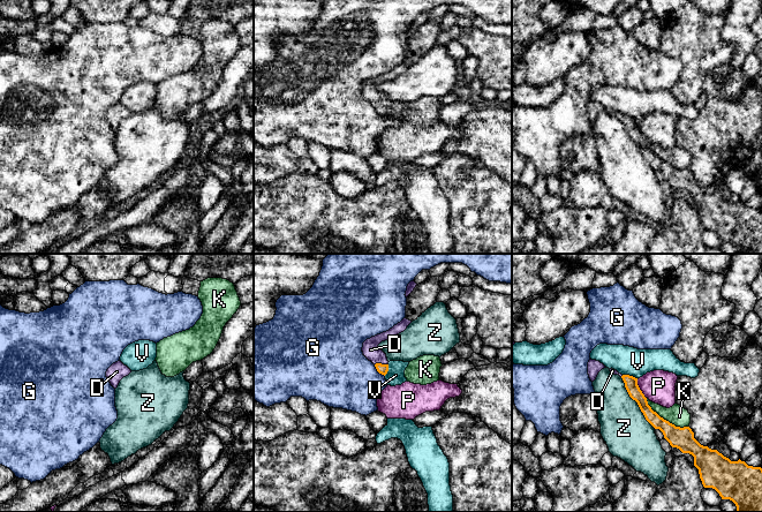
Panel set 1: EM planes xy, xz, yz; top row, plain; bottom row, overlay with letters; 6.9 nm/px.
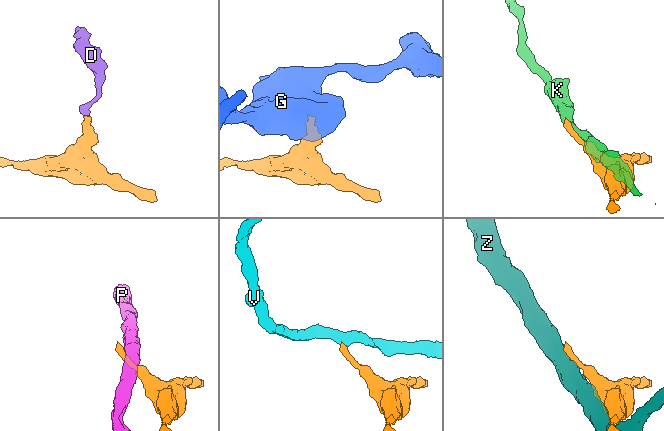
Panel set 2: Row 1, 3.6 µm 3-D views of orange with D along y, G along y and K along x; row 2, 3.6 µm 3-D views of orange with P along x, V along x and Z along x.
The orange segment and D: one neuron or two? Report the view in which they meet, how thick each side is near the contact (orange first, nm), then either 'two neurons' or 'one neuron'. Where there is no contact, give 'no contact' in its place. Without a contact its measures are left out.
xz | 70/120 nm | one neuron

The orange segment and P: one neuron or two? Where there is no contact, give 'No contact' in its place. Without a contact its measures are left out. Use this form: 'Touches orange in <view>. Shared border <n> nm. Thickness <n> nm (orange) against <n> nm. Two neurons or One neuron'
Touches orange in yz. Shared border 150 nm. Thickness 100 nm (orange) against 220 nm. Two neurons

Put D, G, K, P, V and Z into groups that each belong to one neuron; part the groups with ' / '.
D / G / K / P / V / Z

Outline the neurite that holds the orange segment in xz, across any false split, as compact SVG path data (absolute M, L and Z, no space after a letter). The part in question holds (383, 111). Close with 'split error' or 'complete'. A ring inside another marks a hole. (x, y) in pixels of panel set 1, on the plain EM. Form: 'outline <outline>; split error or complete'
outline M403 60L400 65L394 67L388 73L377 76L375 78L371 78L370 81L367 81L363 84L363 89L362 89L363 97L375 106L379 115L384 118L387 115L388 103L387 103L386 96L378 90L378 86L382 83L391 81L394 77L403 74L410 65L412 62Z; split error

